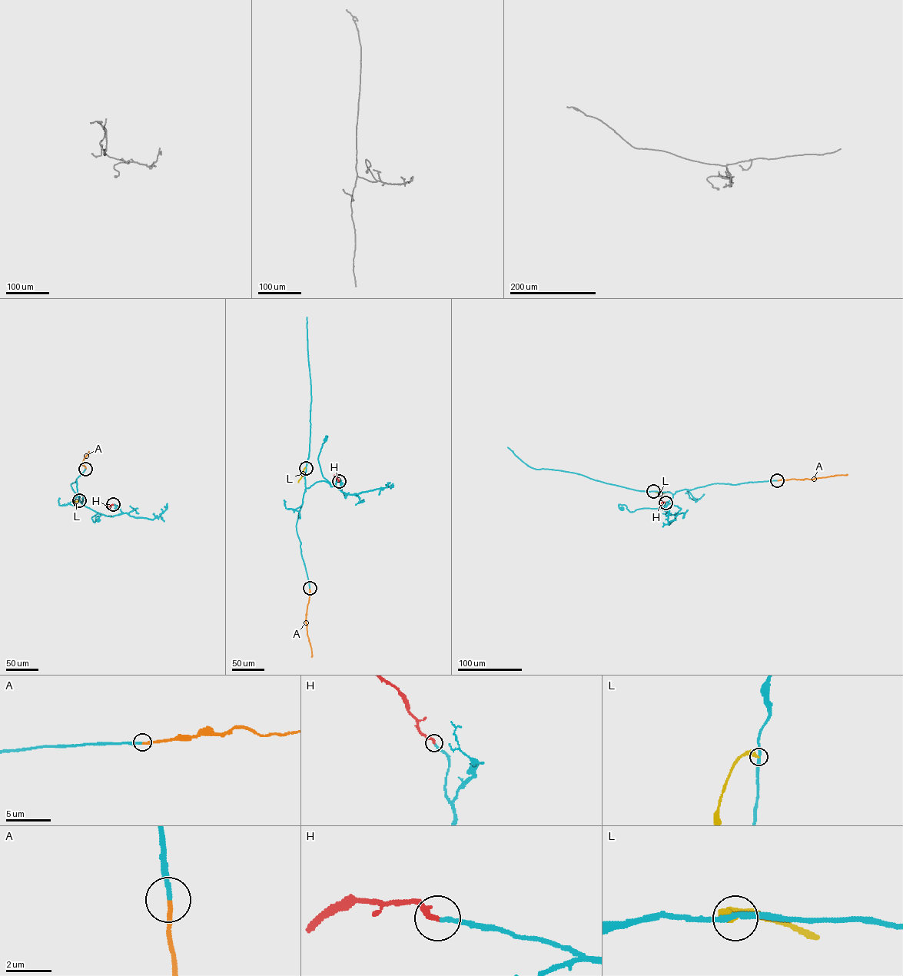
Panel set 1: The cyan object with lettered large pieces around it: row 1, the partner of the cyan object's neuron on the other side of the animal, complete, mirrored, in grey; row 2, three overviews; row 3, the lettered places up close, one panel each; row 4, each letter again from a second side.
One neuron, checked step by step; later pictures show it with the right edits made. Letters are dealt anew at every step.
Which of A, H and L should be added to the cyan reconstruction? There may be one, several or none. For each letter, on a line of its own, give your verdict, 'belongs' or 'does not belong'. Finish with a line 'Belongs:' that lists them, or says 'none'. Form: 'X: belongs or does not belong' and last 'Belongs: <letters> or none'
A: belongs
H: belongs
L: does not belong
Belongs: A, H

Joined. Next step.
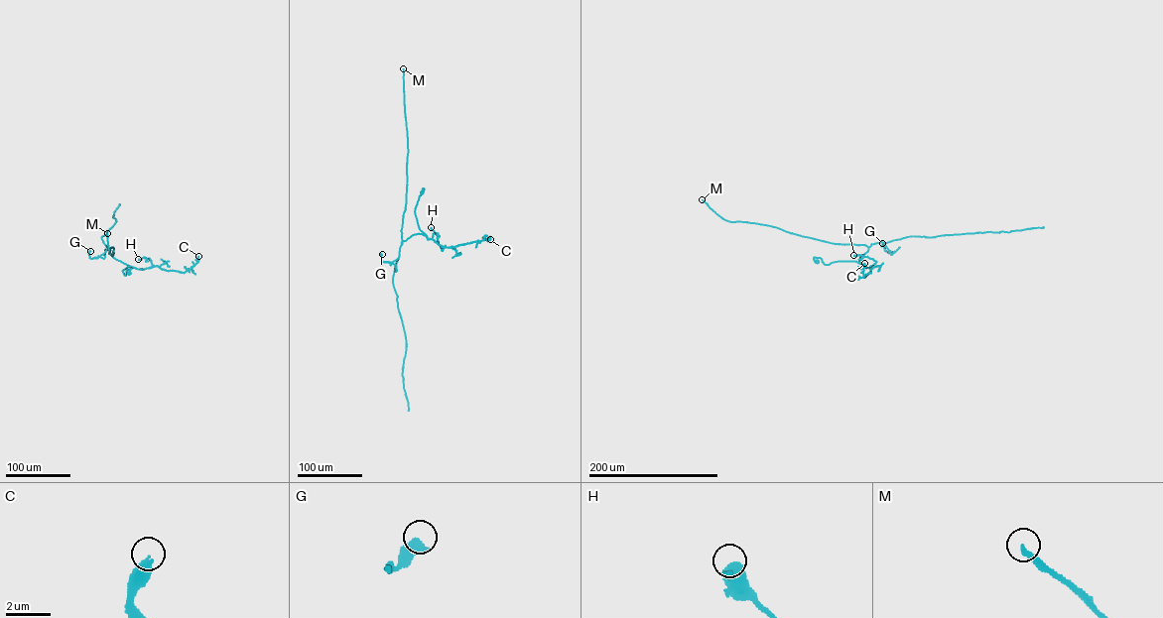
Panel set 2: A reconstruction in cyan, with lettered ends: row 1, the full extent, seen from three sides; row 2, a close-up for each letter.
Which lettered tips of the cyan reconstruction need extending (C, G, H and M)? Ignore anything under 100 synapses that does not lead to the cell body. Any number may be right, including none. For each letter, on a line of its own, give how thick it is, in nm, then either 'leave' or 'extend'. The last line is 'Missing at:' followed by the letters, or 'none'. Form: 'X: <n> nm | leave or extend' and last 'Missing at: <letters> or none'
C: 400 nm | leave
G: 500 nm | leave
H: 440 nm | leave
M: 240 nm | extend
Missing at: M

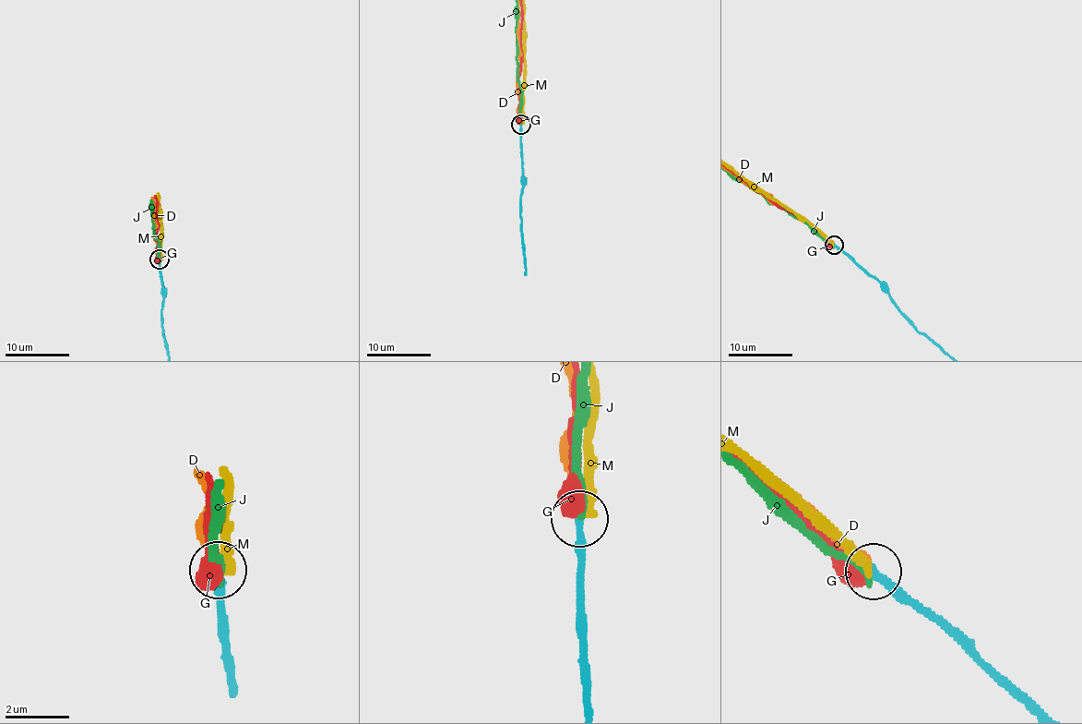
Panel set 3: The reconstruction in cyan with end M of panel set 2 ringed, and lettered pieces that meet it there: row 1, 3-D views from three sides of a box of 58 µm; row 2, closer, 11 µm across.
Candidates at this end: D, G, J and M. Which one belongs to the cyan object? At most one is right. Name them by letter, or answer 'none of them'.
none of them

